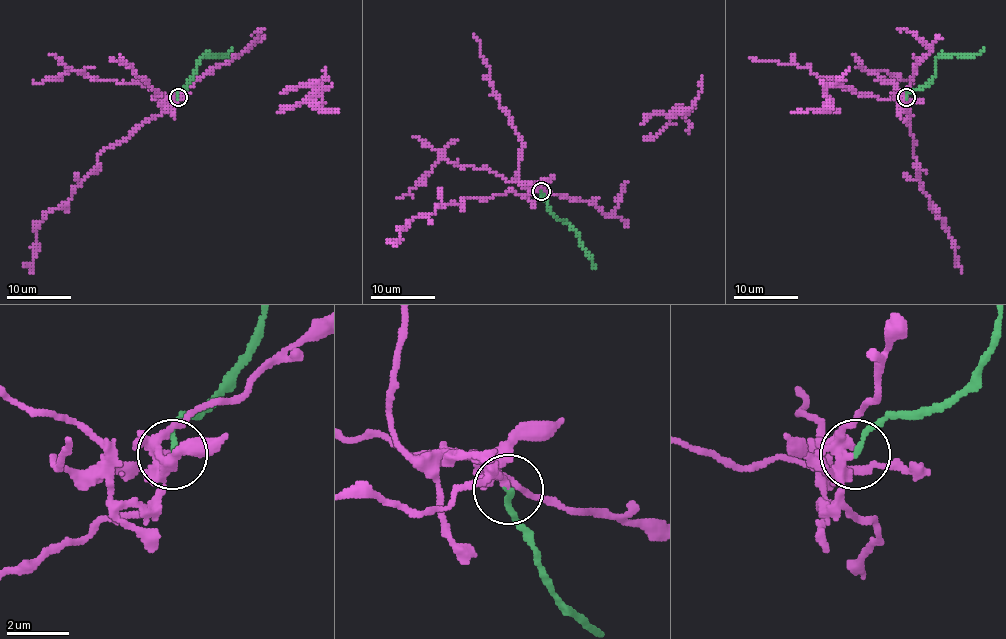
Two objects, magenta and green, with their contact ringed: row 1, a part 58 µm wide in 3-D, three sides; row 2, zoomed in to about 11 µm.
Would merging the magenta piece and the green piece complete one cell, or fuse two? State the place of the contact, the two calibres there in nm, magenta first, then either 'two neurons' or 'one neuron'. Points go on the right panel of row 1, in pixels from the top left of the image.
(906, 97) | 200/180 nm | two neurons

